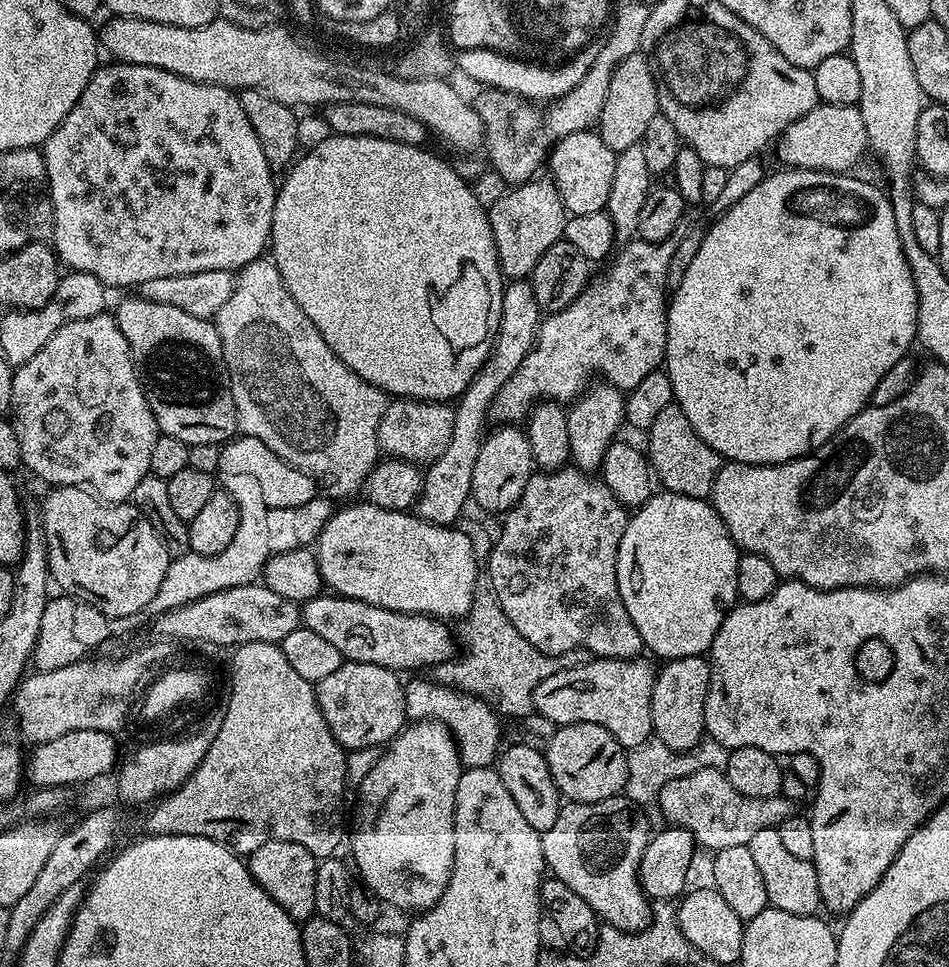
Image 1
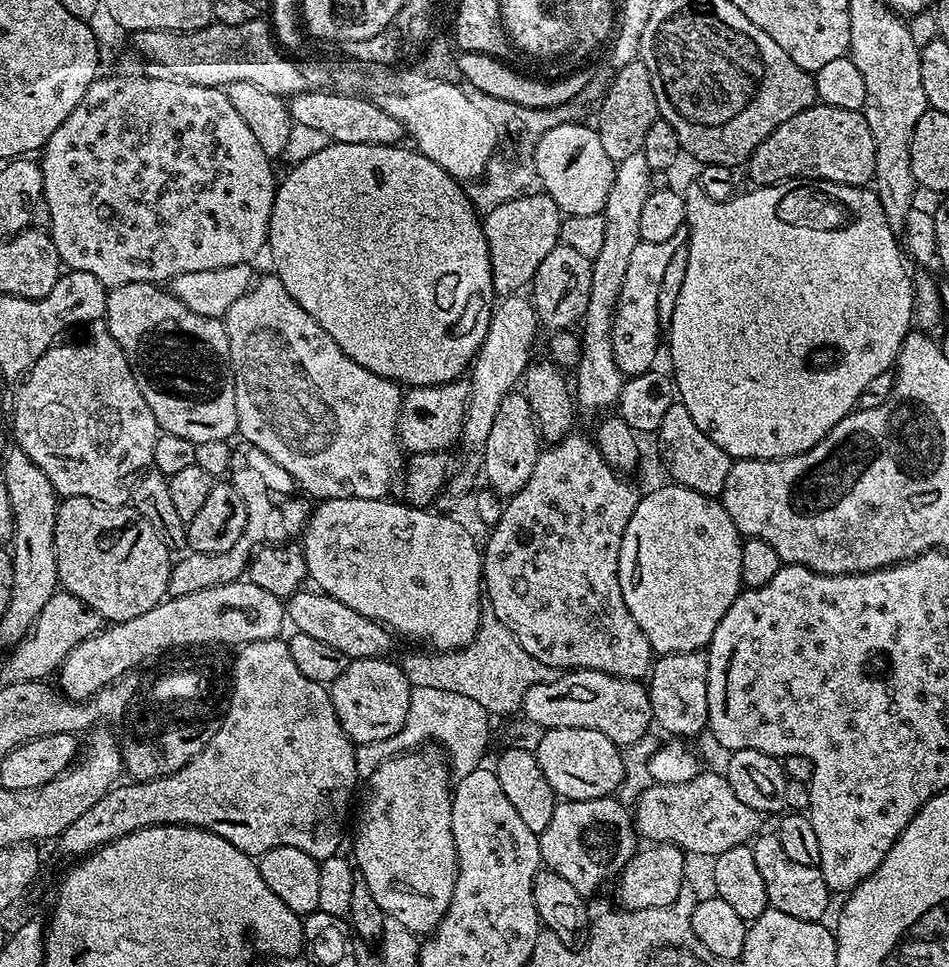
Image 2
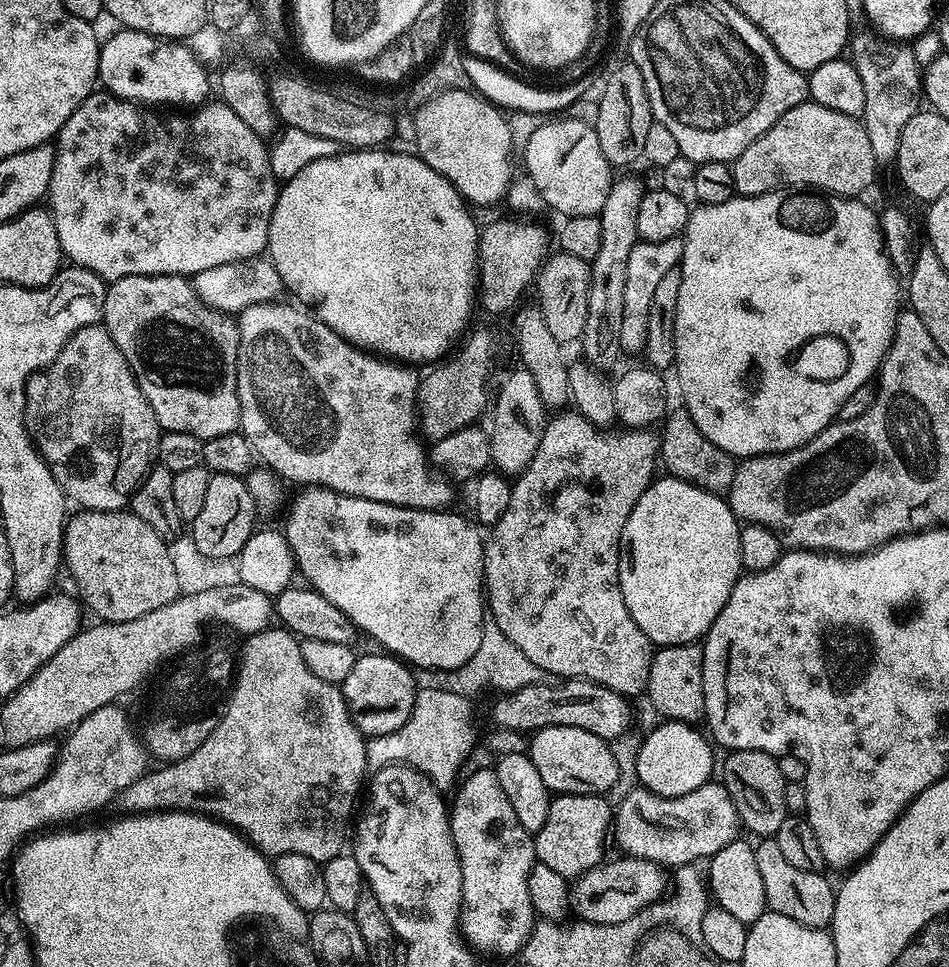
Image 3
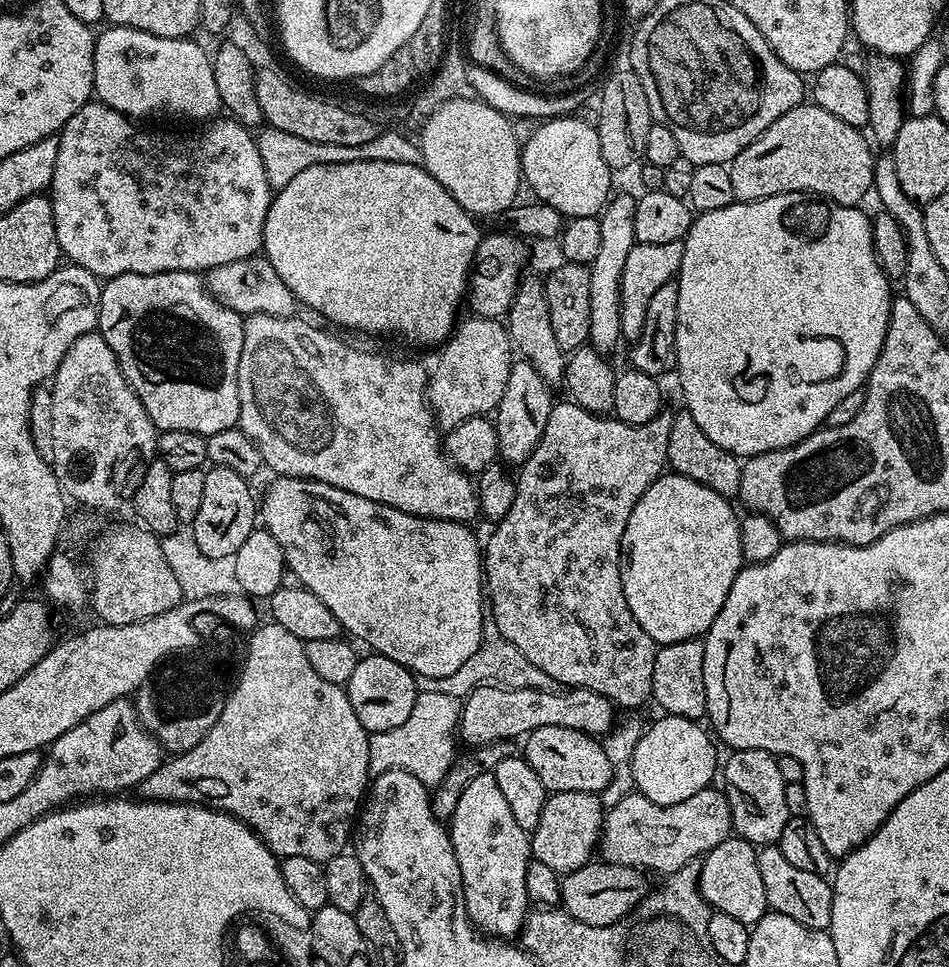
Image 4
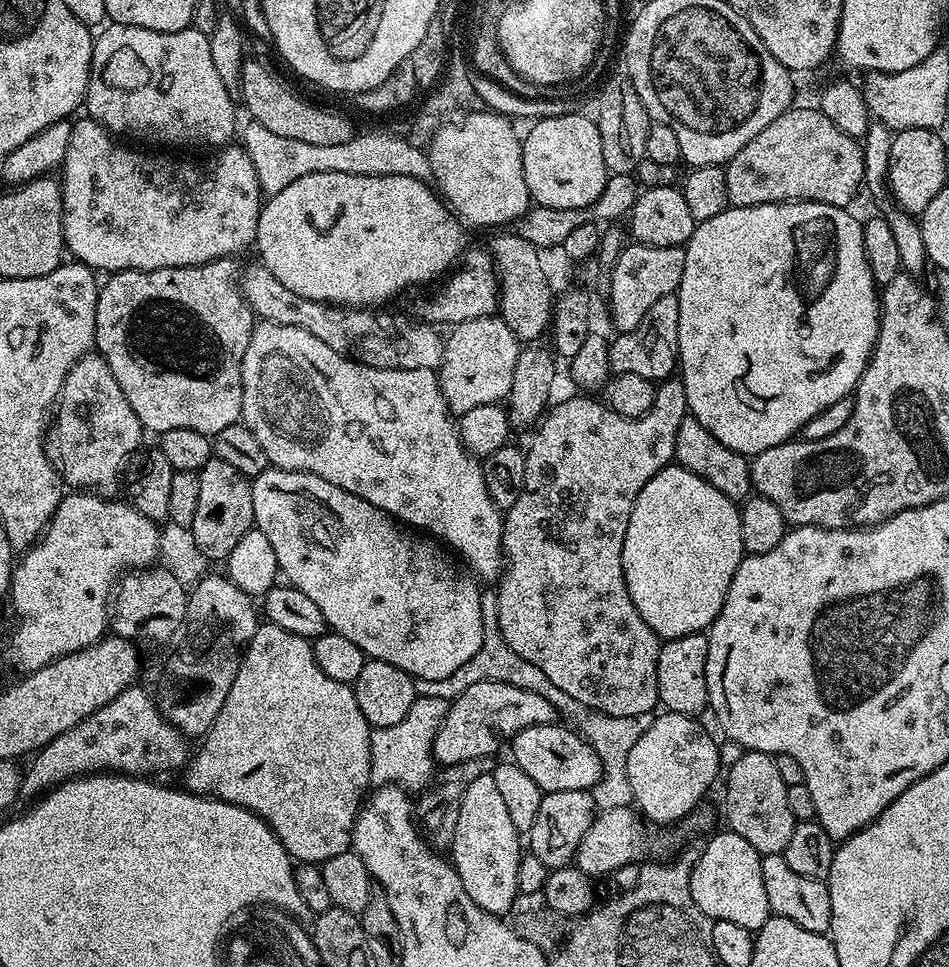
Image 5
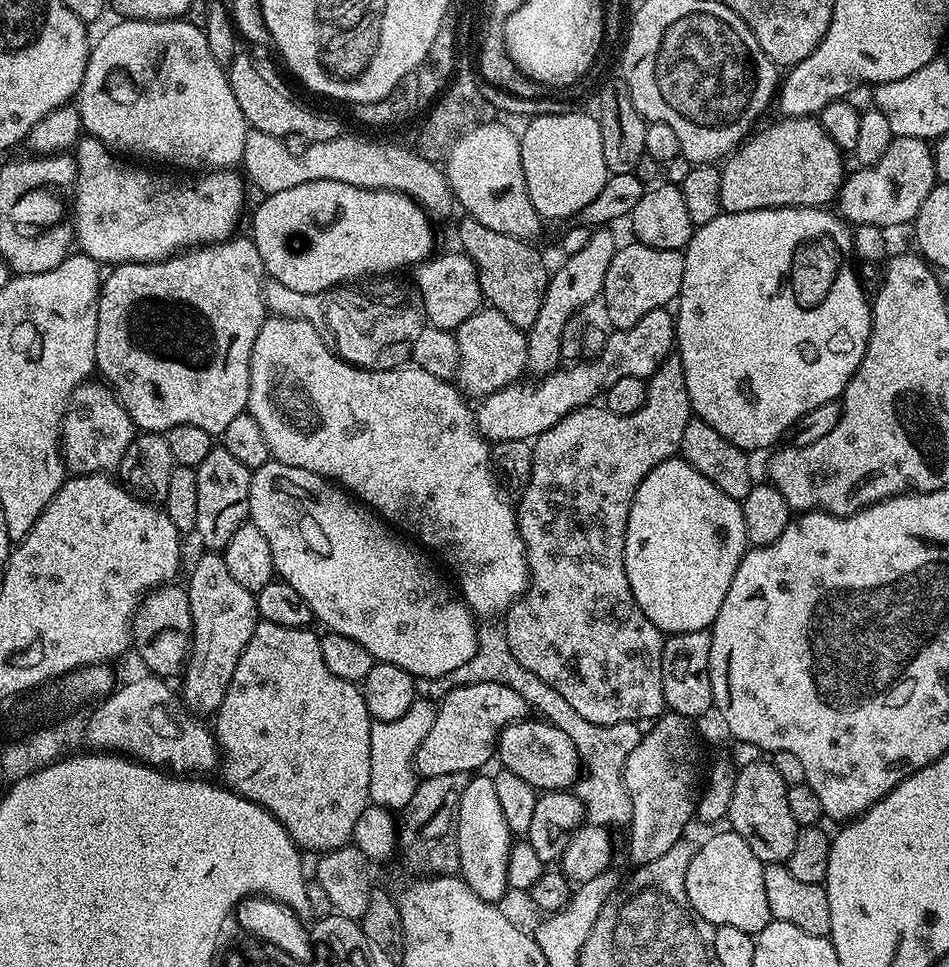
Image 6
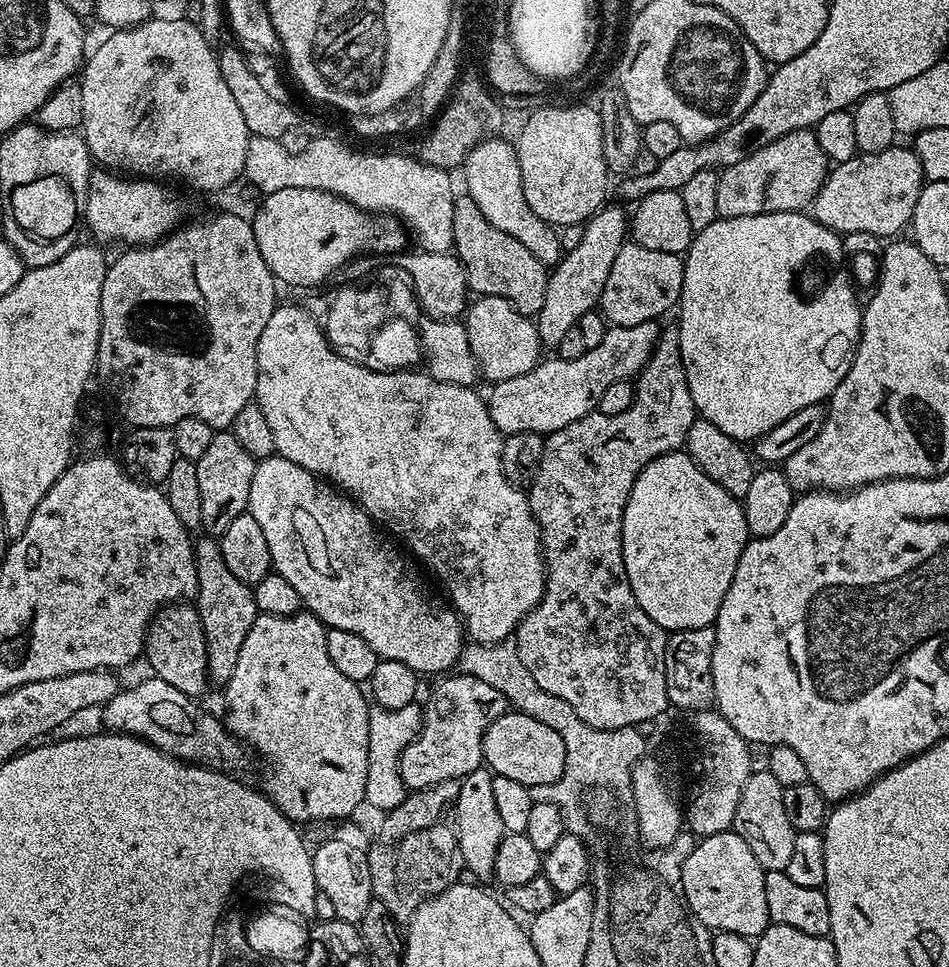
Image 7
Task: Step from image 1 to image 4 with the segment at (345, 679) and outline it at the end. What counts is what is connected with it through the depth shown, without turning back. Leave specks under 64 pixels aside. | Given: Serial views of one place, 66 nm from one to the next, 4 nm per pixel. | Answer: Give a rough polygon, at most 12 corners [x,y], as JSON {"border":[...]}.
{"border":[[385,656],[357,659],[346,691],[371,733],[402,726],[416,676]]}

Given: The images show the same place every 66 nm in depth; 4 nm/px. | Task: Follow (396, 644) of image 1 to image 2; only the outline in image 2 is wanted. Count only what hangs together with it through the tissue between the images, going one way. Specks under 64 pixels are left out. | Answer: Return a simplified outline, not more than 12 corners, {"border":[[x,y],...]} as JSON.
{"border":[[319,590],[286,600],[295,631],[380,658],[394,636],[384,625]]}

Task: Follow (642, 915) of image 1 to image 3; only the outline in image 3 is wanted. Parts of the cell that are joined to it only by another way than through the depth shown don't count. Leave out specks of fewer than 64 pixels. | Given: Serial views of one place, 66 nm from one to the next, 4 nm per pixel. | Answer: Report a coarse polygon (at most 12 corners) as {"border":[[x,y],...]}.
{"border":[[553,795],[536,859],[579,878],[605,859],[613,805]]}

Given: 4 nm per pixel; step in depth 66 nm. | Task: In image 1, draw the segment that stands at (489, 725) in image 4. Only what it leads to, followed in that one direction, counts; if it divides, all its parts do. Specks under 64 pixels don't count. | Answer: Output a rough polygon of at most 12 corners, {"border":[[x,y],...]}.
{"border":[[589,659],[542,680],[554,725],[601,724],[626,750],[653,735],[657,669]]}

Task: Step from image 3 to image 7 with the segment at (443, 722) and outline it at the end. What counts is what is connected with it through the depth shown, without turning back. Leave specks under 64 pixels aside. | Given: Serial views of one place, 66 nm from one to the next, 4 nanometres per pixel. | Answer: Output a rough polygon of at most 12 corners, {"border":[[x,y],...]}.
{"border":[[416,702],[368,711],[365,805],[389,812],[408,789],[399,759],[423,724]]}

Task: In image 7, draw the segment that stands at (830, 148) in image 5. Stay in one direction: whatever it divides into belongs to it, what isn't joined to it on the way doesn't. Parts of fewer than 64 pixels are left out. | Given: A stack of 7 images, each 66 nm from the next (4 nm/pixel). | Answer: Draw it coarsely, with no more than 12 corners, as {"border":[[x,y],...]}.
{"border":[[815,131],[718,175],[718,217],[799,212],[828,177]]}

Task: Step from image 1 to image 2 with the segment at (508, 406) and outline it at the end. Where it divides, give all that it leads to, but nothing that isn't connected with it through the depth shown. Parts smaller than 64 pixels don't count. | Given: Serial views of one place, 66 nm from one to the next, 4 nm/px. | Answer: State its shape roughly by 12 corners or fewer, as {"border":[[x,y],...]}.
{"border":[[683,231],[641,240],[618,294],[612,346],[625,377],[662,348],[658,290]]}

